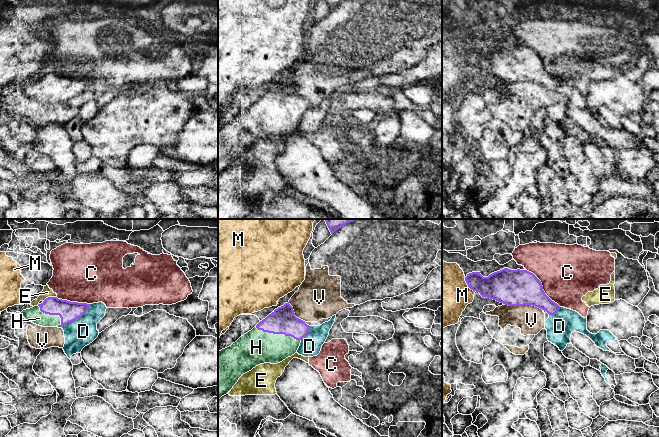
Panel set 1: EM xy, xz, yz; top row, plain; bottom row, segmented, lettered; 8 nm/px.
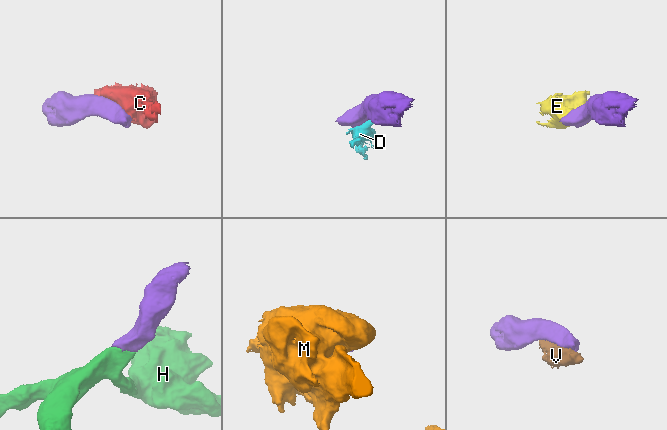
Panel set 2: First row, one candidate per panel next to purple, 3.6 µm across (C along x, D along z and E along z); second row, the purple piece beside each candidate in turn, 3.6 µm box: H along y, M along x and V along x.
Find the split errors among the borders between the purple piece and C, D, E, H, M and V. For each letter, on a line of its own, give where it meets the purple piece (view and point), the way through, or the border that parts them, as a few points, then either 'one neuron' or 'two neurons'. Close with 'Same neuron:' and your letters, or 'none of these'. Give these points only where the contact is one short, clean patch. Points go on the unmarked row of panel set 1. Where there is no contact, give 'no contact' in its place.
C: yz (542, 64) | two neurons
D: xy (77, 94) | along xy (90, 80), (89, 84), (80, 93), (61, 101) | two neurons
E: xy (49, 73) | along xy (56, 72), (48, 72), (43, 77) | two neurons
H: xz (278, 109) | across xz (283, 96), (282, 105), (278, 109), (269, 118), (256, 123) | one neuron
M: yz (468, 62) | two neurons
V: yz (524, 80) | two neurons
Same neuron: H

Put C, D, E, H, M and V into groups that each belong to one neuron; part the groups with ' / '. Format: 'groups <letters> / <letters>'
groups C E / D V / H / M

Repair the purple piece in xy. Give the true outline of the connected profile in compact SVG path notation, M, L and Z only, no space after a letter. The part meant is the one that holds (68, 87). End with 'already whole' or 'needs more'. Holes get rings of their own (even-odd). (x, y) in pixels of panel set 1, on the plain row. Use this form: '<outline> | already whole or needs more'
M48 73L41 80L23 86L22 92L42 103L56 103L66 101L81 94L89 85L90 80L70 78Z | needs more

